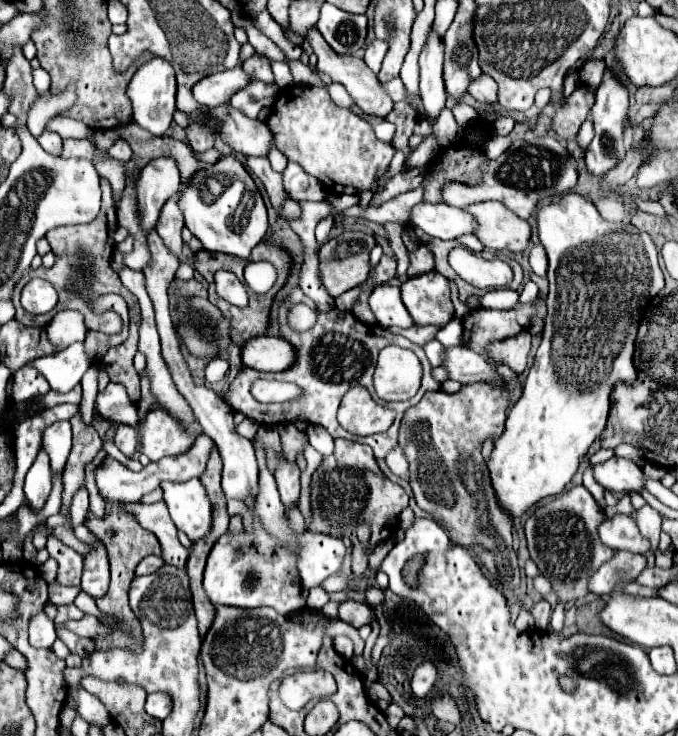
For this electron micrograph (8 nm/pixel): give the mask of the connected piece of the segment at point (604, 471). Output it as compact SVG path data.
M612 457L606 463L594 465L594 477L596 481L612 491L612 493L620 493L620 491L642 491L644 489L644 475L642 469L630 461L630 459L622 459L622 457Z

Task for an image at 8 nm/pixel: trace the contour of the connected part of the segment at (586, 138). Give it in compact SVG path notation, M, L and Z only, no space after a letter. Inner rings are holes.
M586 119L586 121L582 123L582 127L580 127L580 131L578 131L576 141L578 141L580 149L586 149L586 145L592 141L592 121L590 121L590 119Z

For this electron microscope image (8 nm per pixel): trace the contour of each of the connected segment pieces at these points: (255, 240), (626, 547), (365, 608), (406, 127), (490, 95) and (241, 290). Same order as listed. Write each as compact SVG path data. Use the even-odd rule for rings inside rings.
M222 155L214 165L198 169L188 183L184 183L178 199L178 207L184 215L184 225L202 243L206 251L230 253L246 259L268 231L268 215L262 195L234 155Z
M618 515L614 519L606 519L598 531L602 543L614 551L630 551L640 555L646 555L650 551L650 541L640 537L634 517Z
M344 601L340 605L340 619L350 623L352 627L360 629L362 625L370 625L374 621L374 611L368 603L360 601Z
M396 103L392 113L388 113L386 121L394 123L396 125L396 135L394 135L394 141L392 145L396 149L404 149L406 155L410 155L410 147L408 147L408 139L414 131L414 125L416 125L416 111L412 105L408 103Z
M482 73L480 77L484 77L484 79L472 79L470 81L470 85L468 85L468 93L478 101L478 103L496 103L498 101L498 85L496 85L496 81L490 77L490 75L486 75L486 73Z
M218 271L216 273L216 291L218 291L220 297L230 301L232 305L240 305L240 307L248 305L246 287L228 271Z

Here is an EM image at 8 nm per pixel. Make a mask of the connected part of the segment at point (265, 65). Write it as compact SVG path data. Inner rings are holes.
M252 55L250 59L244 61L242 67L244 67L244 71L250 73L256 81L268 81L268 83L274 81L272 67L270 67L270 59L264 57L264 55Z

